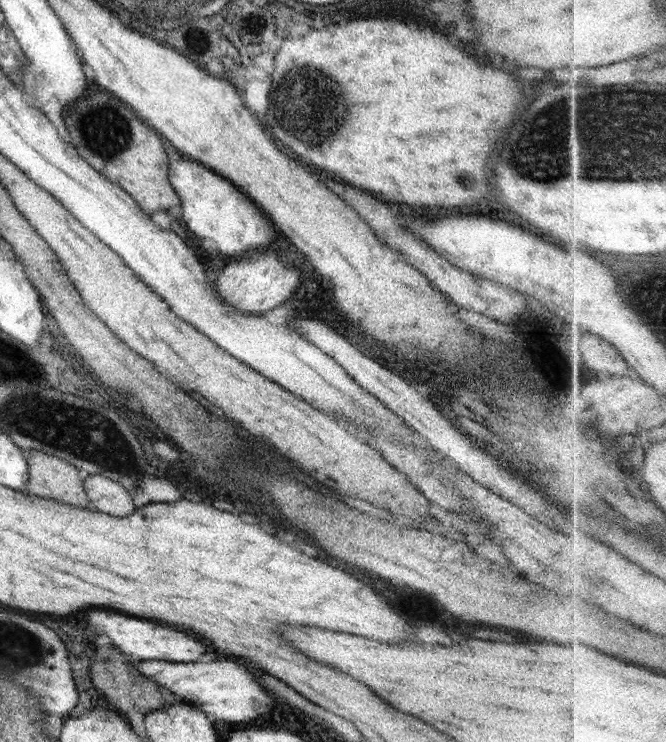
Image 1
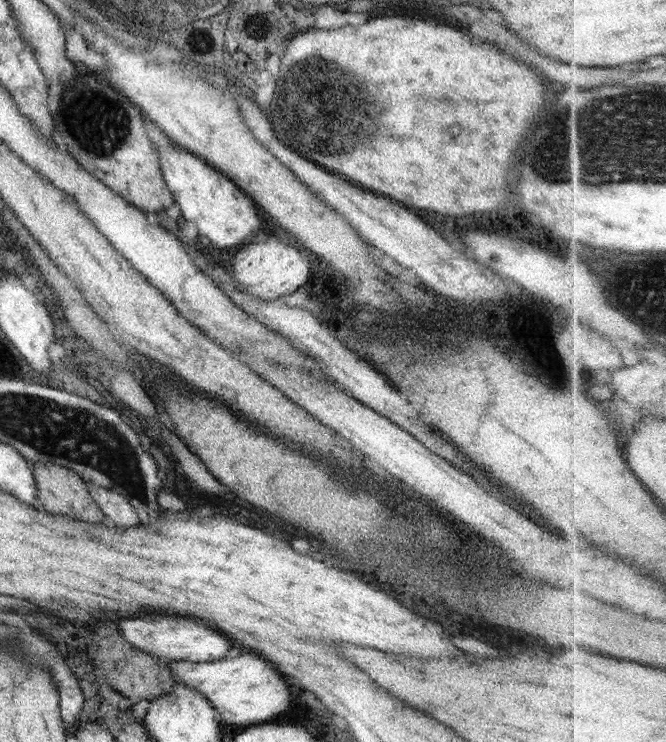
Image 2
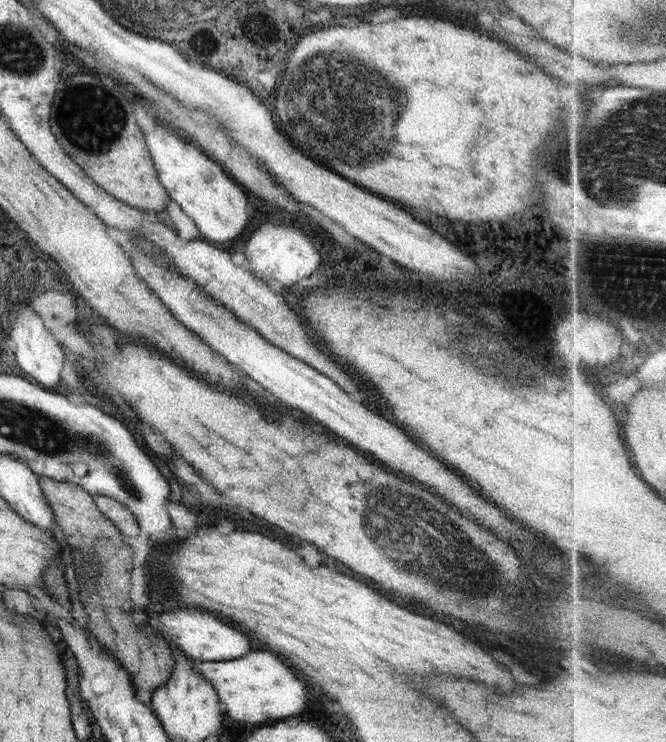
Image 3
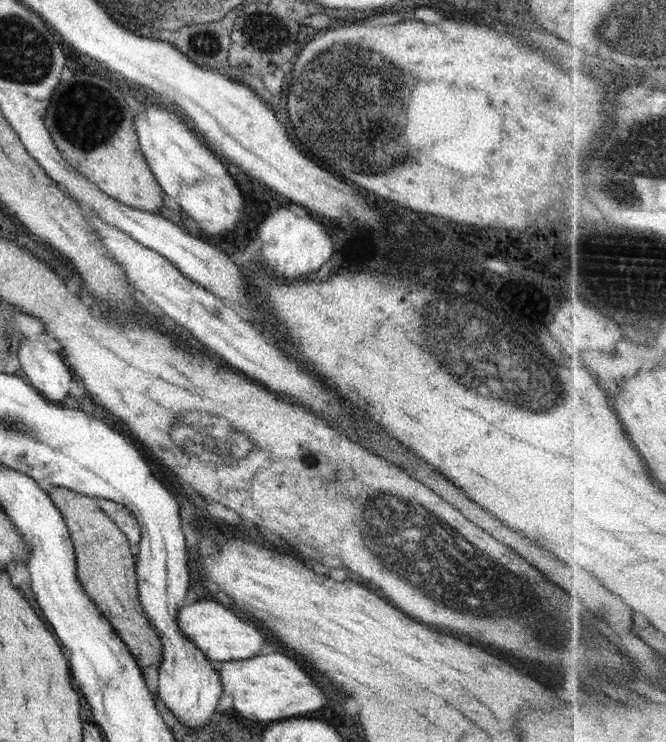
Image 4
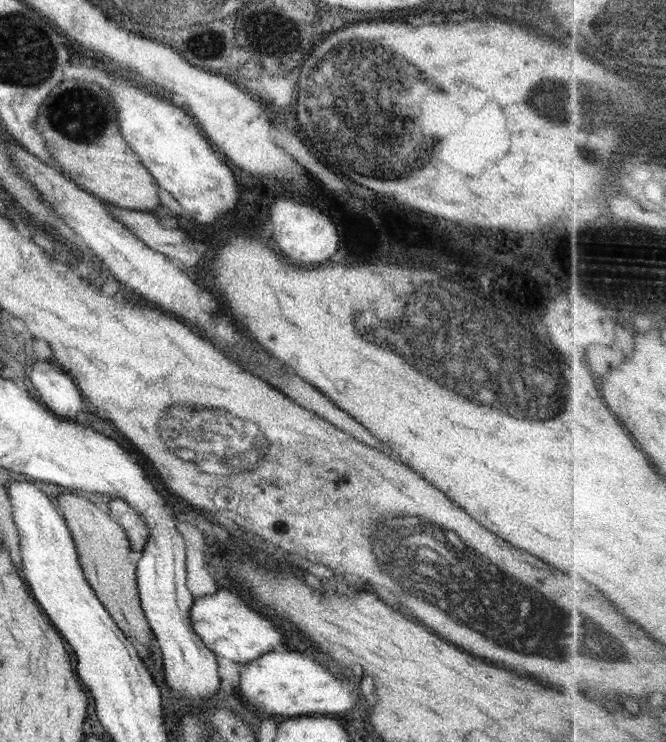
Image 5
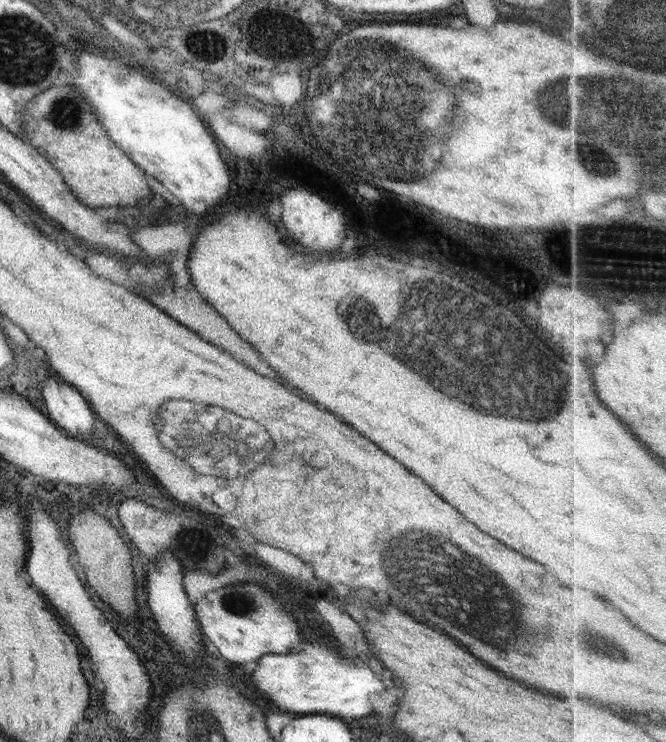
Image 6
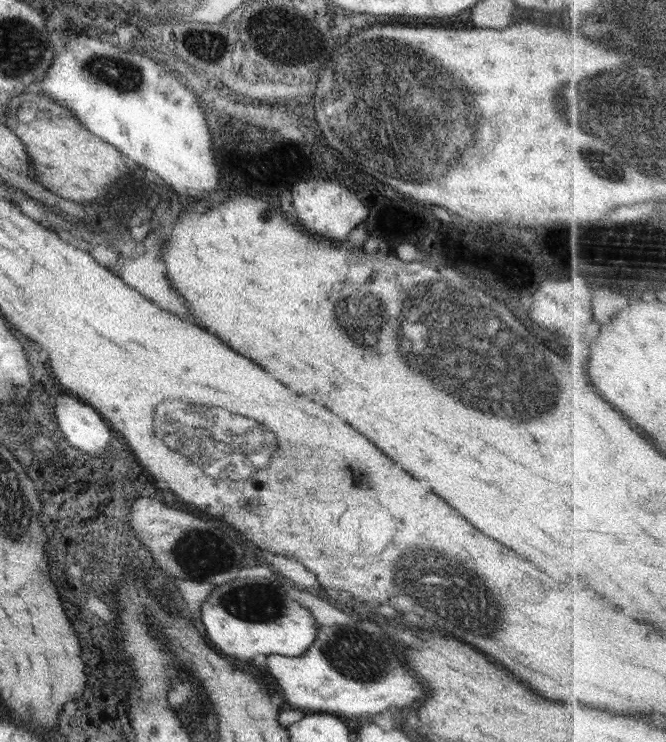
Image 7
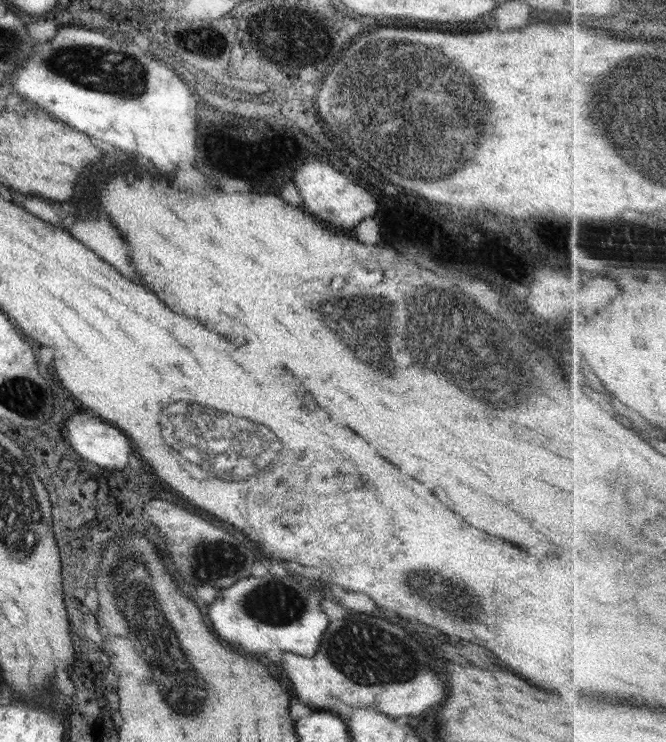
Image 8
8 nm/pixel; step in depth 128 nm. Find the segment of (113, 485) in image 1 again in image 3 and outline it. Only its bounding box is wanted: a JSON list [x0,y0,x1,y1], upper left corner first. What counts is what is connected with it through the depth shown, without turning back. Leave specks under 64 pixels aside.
[93,495,141,539]

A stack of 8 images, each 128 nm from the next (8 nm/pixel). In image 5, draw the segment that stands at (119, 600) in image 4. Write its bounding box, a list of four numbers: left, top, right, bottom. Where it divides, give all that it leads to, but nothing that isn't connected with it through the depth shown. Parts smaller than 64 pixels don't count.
[58,492,154,652]

